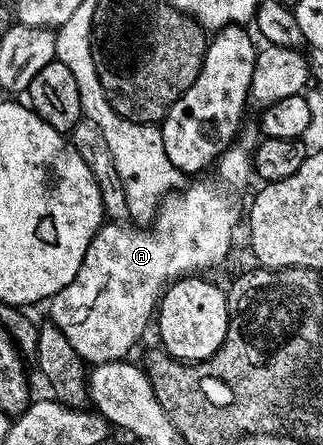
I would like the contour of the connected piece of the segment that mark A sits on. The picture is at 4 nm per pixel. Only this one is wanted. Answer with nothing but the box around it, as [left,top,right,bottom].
[48,142,253,366]

